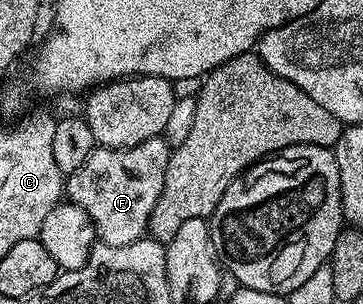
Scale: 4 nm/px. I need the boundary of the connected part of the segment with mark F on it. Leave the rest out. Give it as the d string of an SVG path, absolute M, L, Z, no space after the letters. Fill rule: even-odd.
M164 136L152 137L143 143L139 143L135 147L127 147L126 149L102 149L100 147L93 150L91 155L87 155L87 161L74 173L68 174L63 181L63 193L72 204L83 207L83 211L87 211L87 215L93 220L93 226L97 232L97 241L102 245L110 245L111 247L123 247L141 240L146 236L149 228L149 220L151 219L151 211L155 211L155 203L159 203L159 195L163 191L163 179L167 175L167 163L169 162L169 154L171 146Z

